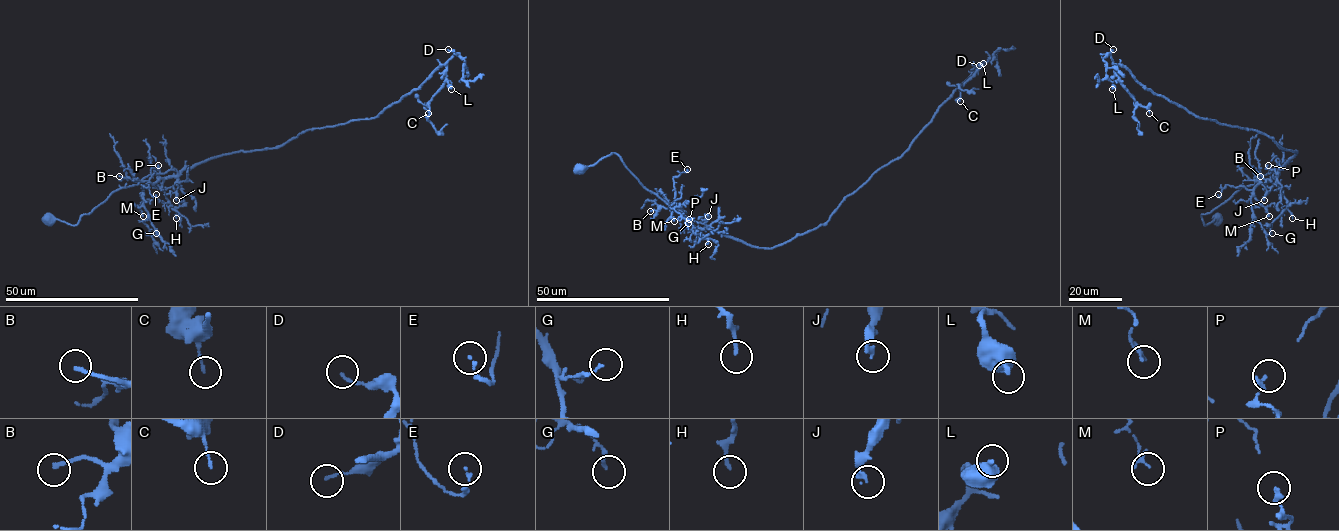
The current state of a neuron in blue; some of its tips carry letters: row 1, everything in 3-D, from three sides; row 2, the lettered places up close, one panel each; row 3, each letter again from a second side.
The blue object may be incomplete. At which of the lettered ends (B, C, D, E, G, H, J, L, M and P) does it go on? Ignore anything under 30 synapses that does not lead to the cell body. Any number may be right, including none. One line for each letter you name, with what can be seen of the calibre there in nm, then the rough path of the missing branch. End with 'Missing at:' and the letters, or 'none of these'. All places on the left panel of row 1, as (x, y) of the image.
J: 240 nm thick; missing branch runs (176, 200), (177, 204), (194, 203), (190, 202), (194, 191), (190, 182), (191, 174)
Missing at: J

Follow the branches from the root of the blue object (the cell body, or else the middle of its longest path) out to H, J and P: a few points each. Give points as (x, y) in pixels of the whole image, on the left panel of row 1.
H: (49, 219), (75, 225), (117, 189), (160, 179), (166, 198), (176, 208), (176, 218)
J: (49, 219), (75, 225), (117, 189), (142, 181), (156, 183), (167, 177), (177, 178), (176, 200)
P: (49, 219), (75, 225), (81, 216), (88, 214), (117, 189), (136, 185), (149, 175), (159, 173), (158, 165)

